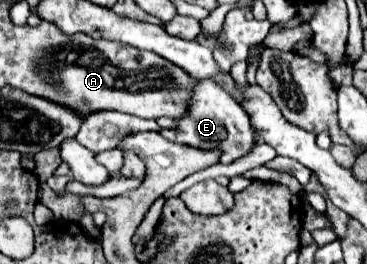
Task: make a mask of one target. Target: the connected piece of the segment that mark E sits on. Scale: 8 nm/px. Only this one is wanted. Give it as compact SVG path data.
M200 80L196 86L196 92L190 100L190 112L186 118L180 120L176 130L166 130L166 138L172 142L188 144L194 148L216 148L220 152L220 162L230 164L236 158L244 156L254 146L254 134L248 122L248 114L242 112L240 104L232 94L228 94L220 84L214 80Z

